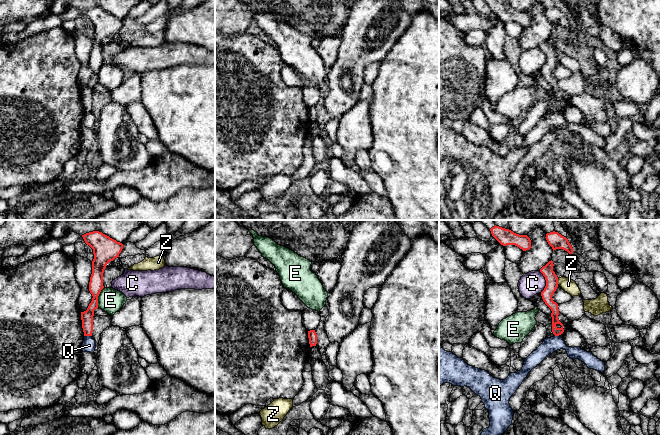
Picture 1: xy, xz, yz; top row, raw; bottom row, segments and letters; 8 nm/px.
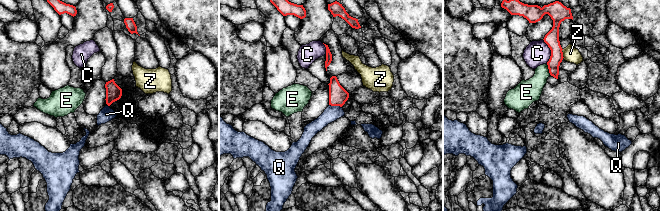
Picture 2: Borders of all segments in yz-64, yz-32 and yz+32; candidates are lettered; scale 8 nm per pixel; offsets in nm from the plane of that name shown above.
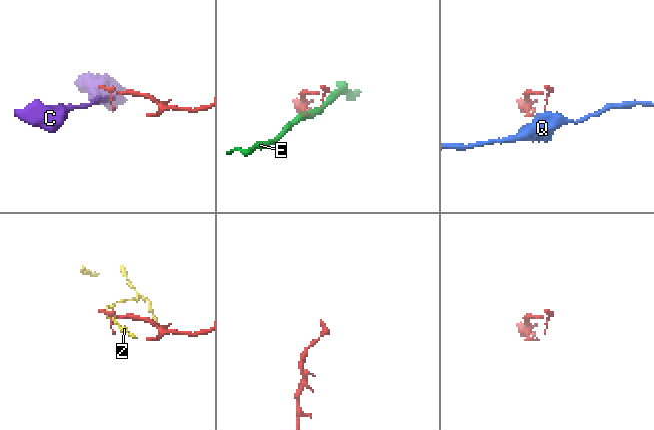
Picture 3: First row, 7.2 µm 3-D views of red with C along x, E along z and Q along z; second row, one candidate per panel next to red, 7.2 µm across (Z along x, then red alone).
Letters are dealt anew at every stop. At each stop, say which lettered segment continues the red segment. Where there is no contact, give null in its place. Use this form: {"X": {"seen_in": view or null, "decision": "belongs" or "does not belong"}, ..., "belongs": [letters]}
{"C": {"seen_in": "yz", "decision": "does not belong"}, "E": {"seen_in": "xy", "decision": "does not belong"}, "Q": {"seen_in": "xy", "decision": "does not belong"}, "Z": {"seen_in": "yz", "decision": "does not belong"}, "belongs": []}

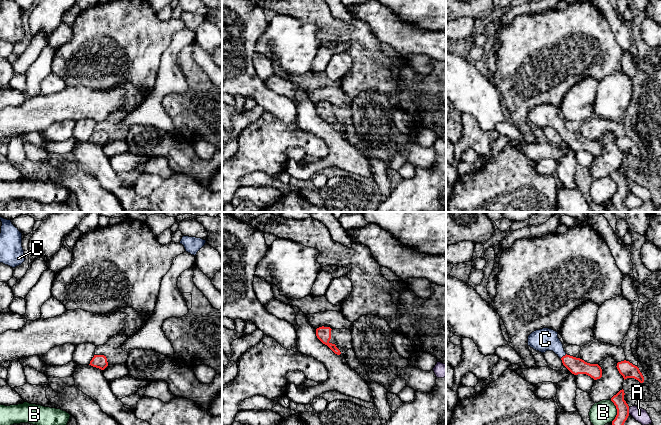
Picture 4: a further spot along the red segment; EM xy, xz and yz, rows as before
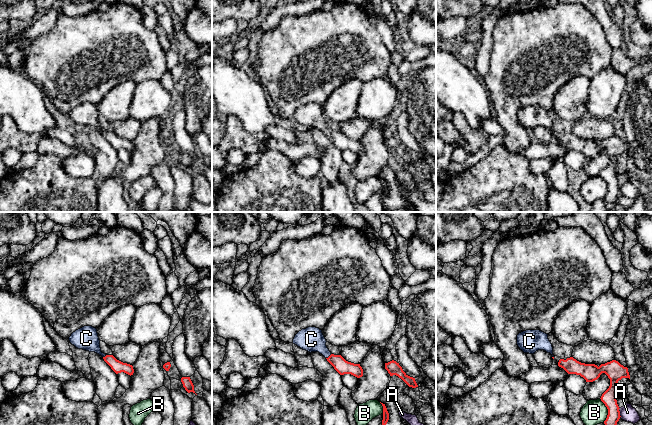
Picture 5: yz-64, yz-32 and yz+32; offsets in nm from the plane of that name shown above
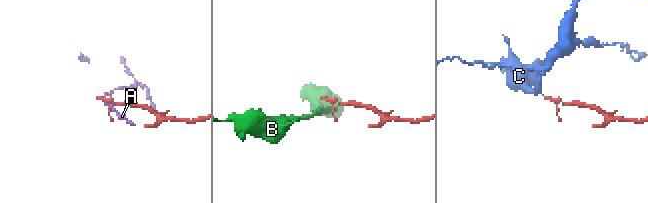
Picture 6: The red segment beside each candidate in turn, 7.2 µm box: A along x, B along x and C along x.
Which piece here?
{"A": {"seen_in": "yz", "decision": "does not belong"}, "B": {"seen_in": "yz", "decision": "does not belong"}, "C": {"seen_in": "yz", "decision": "belongs"}, "belongs": ["C"]}

